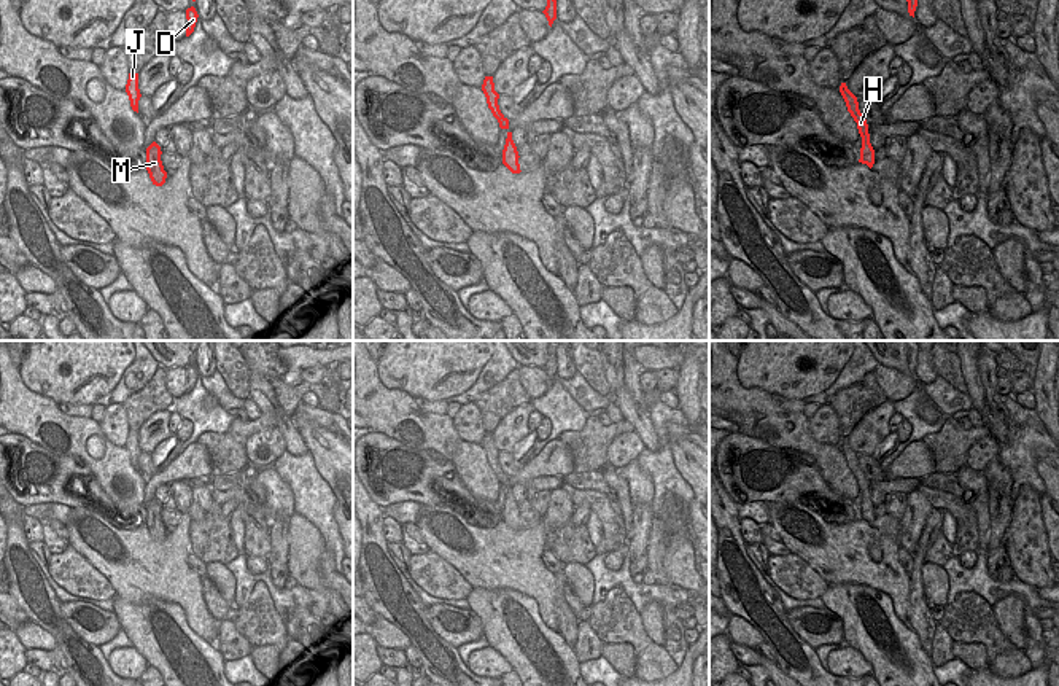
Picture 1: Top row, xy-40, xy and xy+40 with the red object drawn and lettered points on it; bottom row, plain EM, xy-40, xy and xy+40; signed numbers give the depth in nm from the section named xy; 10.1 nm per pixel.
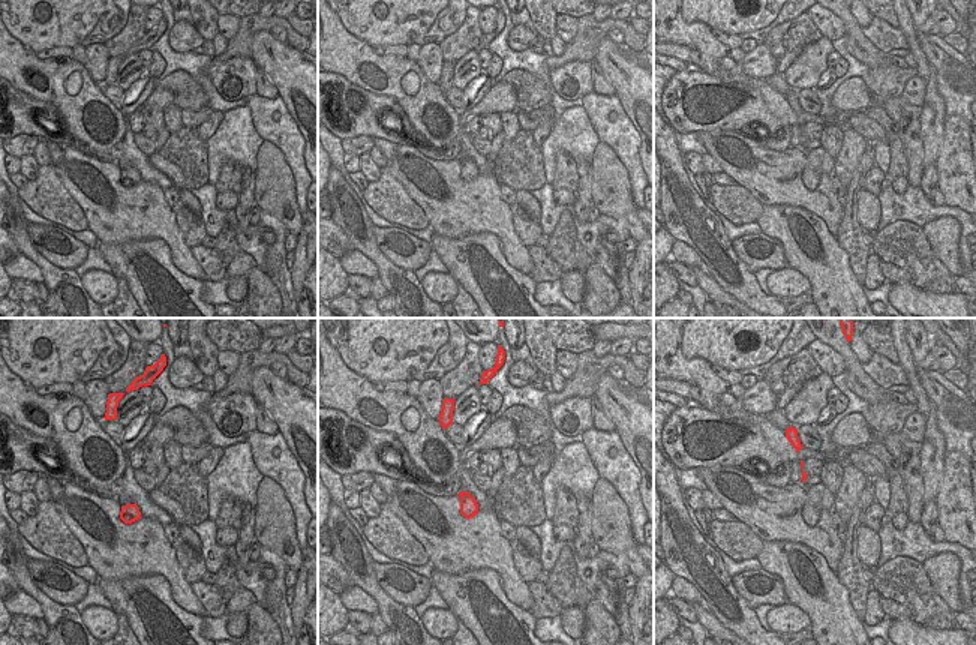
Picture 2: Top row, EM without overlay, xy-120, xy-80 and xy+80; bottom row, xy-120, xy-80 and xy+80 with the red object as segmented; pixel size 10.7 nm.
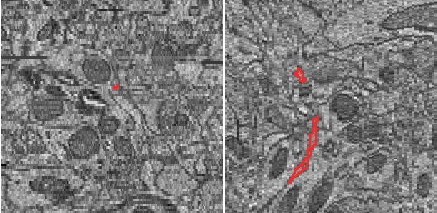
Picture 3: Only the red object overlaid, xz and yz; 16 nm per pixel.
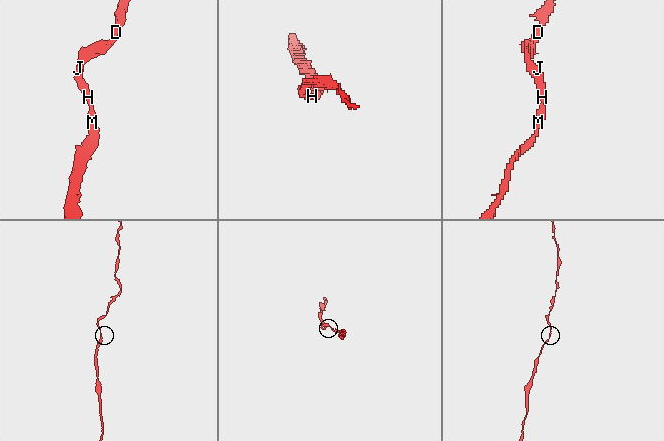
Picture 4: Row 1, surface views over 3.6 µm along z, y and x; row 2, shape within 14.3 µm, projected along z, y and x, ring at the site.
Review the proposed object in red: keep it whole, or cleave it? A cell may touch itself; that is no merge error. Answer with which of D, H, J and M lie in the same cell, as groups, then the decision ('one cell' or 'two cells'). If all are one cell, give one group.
groups D H J M; one cell

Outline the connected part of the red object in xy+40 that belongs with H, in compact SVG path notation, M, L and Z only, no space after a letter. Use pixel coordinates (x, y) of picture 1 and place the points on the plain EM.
M841 439L840 449L846 458L848 468L857 479L859 490L862 493L860 516L859 519L867 520L870 525L875 520L875 506L870 500L868 481L859 466L857 454L848 446L846 439Z

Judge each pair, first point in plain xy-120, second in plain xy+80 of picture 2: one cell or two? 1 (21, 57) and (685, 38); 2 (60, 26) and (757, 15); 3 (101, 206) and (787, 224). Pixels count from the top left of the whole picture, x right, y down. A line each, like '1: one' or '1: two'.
1: one
2: one
3: two

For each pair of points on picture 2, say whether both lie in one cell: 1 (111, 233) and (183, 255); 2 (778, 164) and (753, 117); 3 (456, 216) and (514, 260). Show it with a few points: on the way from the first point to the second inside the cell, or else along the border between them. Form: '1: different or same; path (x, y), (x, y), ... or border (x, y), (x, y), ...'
1: same; path (131, 228), (161, 228), (168, 236)
2: different; border (765, 147), (775, 150), (790, 147)
3: same; path (474, 216), (486, 216), (510, 242)

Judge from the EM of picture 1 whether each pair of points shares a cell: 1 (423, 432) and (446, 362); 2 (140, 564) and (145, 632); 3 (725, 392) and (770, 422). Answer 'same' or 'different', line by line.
1: different
2: different
3: same

